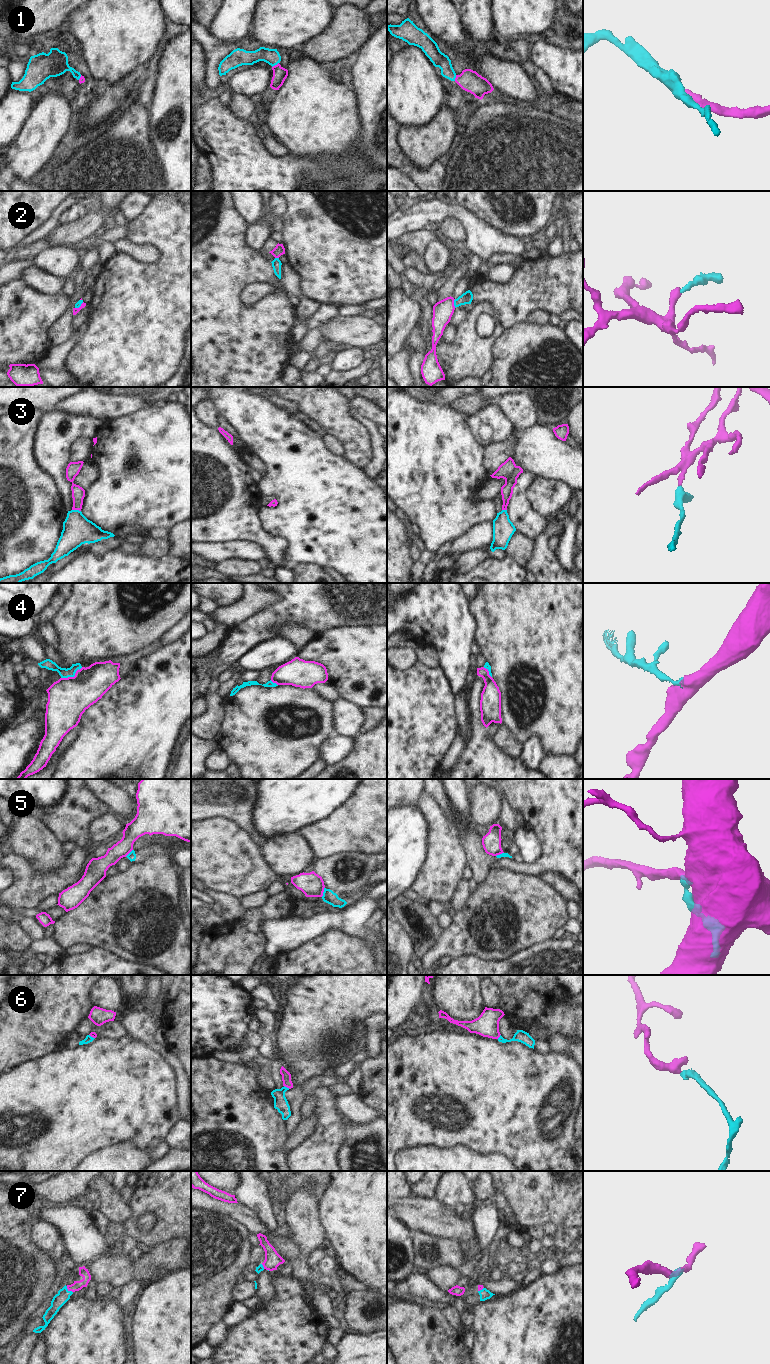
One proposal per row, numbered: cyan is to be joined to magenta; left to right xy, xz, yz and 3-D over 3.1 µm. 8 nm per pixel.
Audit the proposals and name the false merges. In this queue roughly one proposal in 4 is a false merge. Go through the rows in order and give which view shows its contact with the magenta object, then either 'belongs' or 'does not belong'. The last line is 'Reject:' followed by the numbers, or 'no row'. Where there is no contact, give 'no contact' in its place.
1: meets magenta in xz; belongs
2: meets magenta in yz; belongs
3: meets magenta in xy; belongs
4: meets magenta in xy; does not belong
5: meets magenta in xz; does not belong
6: meets magenta in xz; belongs
7: meets magenta in xy; belongs
Reject: 4, 5

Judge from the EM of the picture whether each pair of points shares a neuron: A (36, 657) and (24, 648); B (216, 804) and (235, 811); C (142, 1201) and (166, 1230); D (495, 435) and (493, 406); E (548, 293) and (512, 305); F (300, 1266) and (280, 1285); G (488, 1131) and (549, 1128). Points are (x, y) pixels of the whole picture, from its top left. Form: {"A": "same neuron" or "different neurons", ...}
{"A": "same neuron", "B": "same neuron", "C": "same neuron", "D": "same neuron", "E": "same neuron", "F": "different neurons", "G": "same neuron"}

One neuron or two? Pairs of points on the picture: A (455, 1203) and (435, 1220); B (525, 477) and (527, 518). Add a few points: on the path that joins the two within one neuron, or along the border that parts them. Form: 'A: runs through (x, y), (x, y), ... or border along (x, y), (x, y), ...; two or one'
A: border along (433, 1197), (453, 1209), (460, 1209); two
B: runs through (520, 487), (520, 508); one

